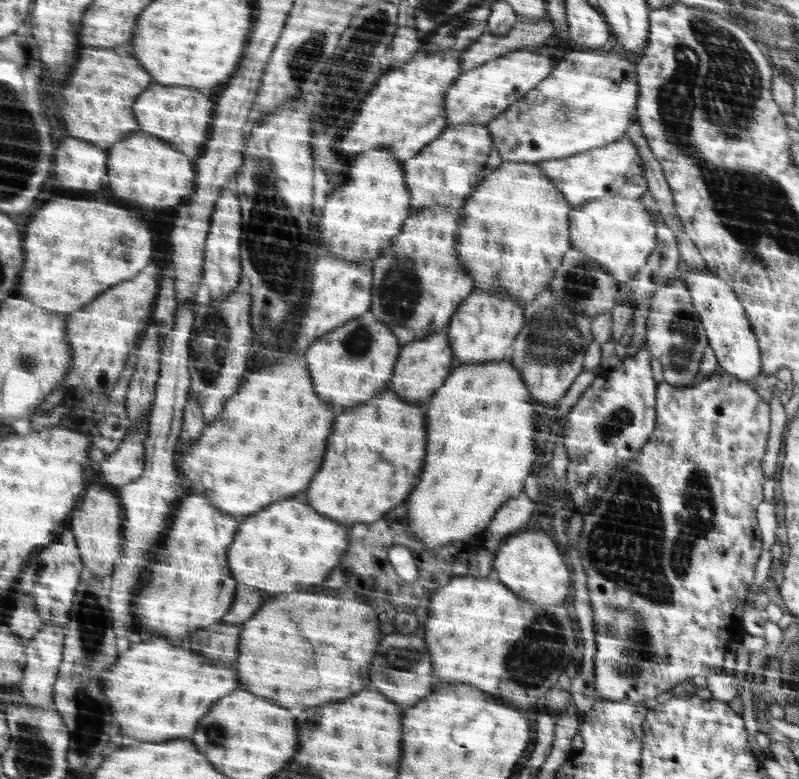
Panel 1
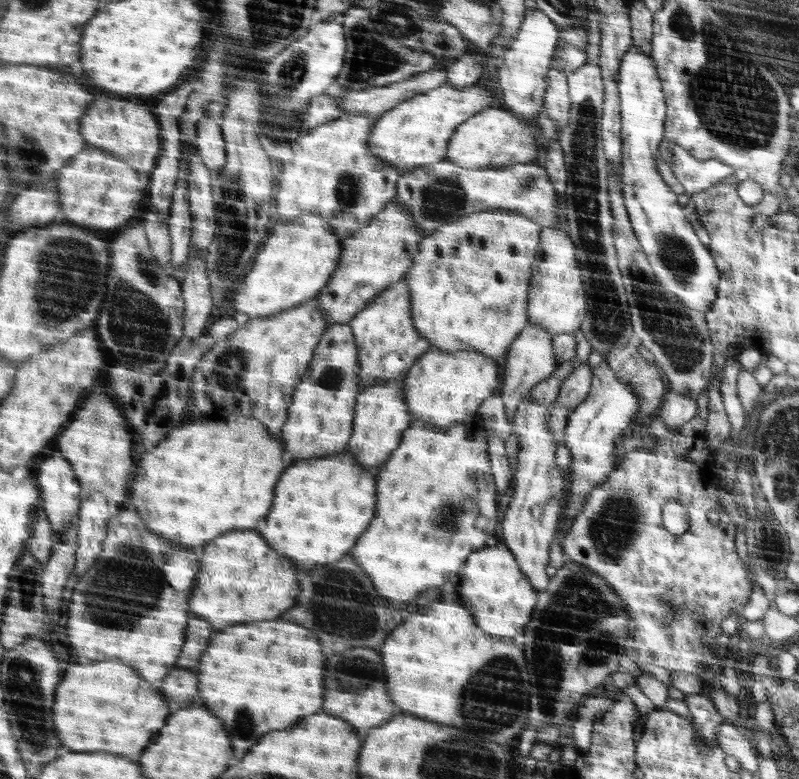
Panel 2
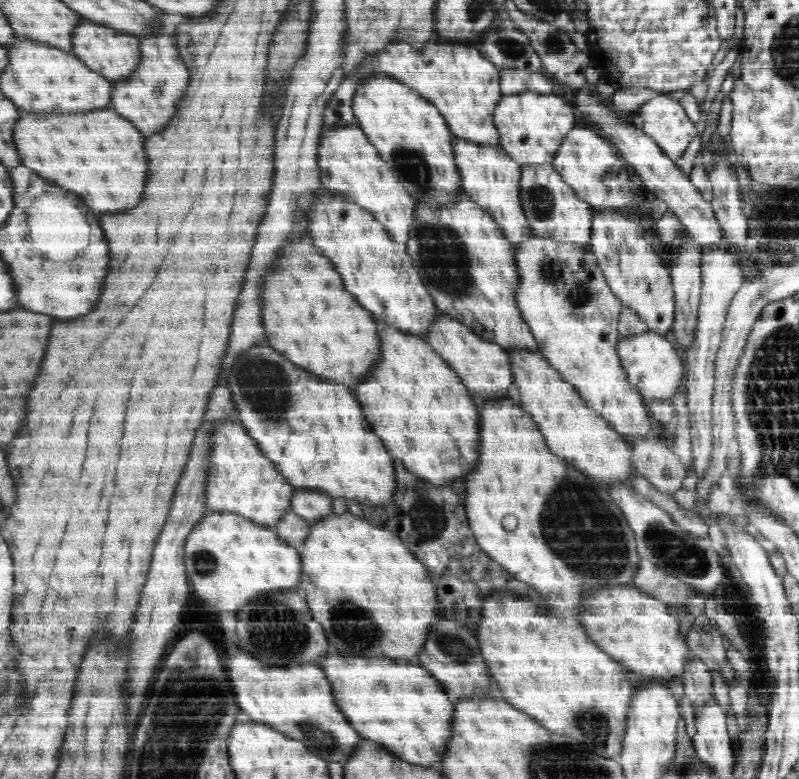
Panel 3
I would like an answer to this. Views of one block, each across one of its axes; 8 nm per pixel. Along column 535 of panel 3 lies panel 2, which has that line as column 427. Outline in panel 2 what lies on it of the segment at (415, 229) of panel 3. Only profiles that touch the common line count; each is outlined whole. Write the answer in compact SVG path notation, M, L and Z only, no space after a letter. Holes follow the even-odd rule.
M402 278L386 291L376 295L375 299L351 320L351 329L359 347L359 383L362 388L378 382L385 383L388 379L405 378L410 368L431 349L431 341L416 331L410 310L410 287L408 281Z

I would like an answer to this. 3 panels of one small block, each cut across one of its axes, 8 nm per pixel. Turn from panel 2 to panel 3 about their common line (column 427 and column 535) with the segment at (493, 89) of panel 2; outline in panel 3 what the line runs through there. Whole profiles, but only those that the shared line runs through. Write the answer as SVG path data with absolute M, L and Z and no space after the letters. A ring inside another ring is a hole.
M524 90L520 94L503 94L494 108L494 125L500 135L501 149L521 165L553 162L566 134L576 126L574 106L553 93Z

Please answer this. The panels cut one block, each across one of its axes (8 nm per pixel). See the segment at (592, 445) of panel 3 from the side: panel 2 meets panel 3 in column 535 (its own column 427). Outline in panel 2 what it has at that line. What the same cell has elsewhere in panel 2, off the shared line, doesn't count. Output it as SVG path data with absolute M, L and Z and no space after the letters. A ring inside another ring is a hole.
M430 349L410 368L403 381L412 421L420 419L448 428L456 426L460 420L474 418L478 406L493 395L500 382L500 364L476 349L454 352Z

